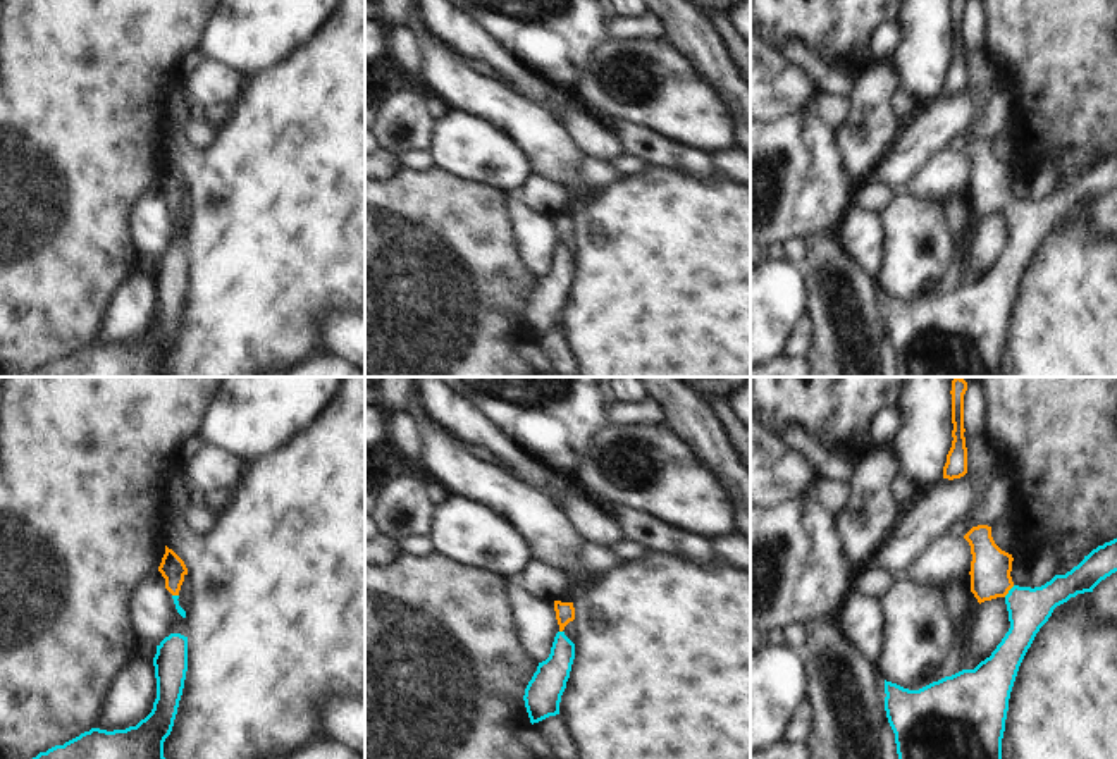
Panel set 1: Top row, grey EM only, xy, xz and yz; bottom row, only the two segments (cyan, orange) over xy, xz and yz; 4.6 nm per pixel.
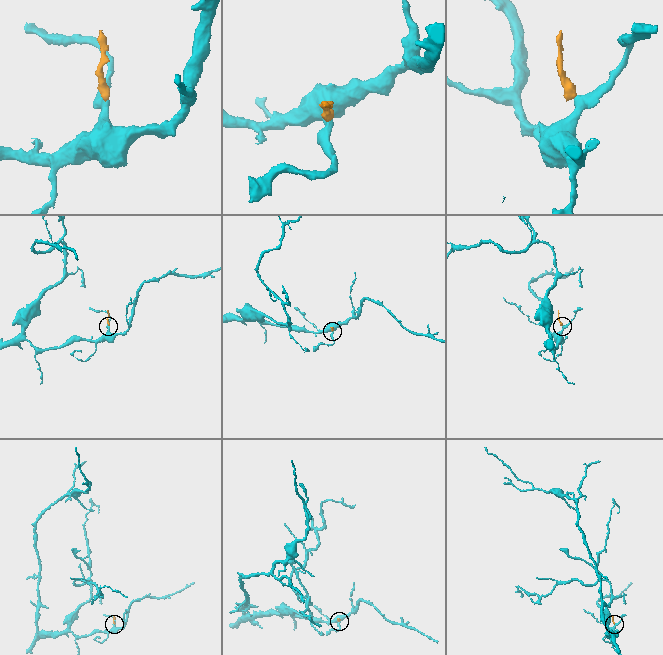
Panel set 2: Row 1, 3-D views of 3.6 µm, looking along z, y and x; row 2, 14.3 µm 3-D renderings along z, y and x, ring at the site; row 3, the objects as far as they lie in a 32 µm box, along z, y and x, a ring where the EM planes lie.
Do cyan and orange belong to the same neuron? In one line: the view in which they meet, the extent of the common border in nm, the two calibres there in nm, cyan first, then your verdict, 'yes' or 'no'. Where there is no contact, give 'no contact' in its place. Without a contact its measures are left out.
yz | 80 nm | 190/190 nm | yes

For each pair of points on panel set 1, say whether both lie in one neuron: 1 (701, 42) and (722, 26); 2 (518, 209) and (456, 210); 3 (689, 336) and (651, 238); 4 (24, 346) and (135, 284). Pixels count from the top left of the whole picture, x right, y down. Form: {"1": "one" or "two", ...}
{"1": "two", "2": "two", "3": "one", "4": "two"}

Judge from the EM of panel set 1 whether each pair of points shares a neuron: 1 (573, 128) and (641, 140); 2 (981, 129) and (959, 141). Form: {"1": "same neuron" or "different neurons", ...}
{"1": "different neurons", "2": "same neuron"}

